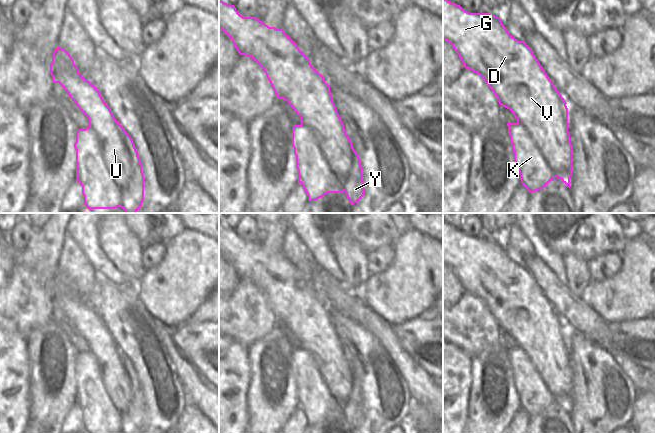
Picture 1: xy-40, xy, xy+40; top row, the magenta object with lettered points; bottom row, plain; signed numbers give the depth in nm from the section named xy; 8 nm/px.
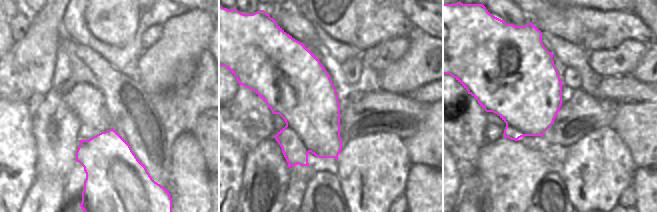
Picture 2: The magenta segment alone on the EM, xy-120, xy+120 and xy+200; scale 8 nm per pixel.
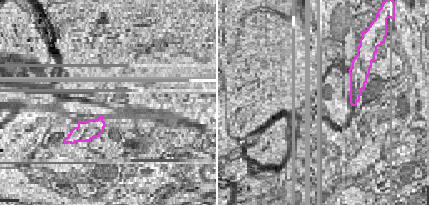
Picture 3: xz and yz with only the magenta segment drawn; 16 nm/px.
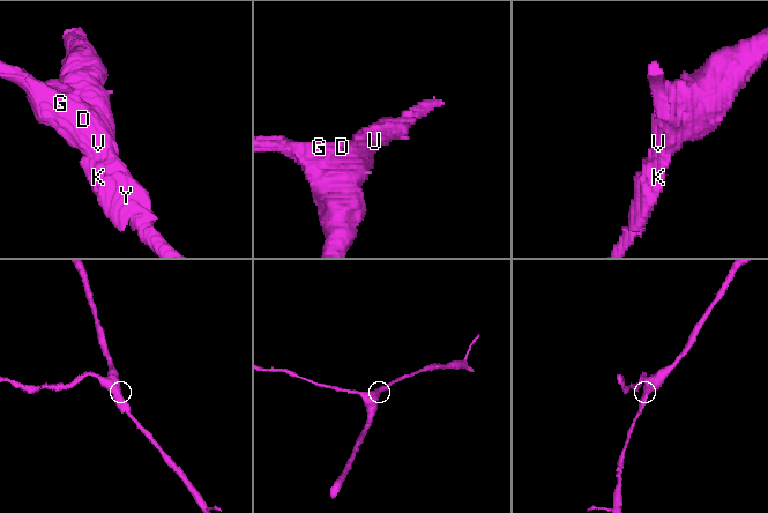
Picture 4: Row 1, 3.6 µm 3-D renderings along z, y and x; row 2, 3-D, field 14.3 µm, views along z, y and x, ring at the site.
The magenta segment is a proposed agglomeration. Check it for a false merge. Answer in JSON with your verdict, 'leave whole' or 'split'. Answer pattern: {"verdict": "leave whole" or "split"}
{"verdict": "split"}

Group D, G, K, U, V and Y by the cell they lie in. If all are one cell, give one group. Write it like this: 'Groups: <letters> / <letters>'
Groups: D G U V Y / K

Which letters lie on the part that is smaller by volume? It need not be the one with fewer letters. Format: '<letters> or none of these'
K

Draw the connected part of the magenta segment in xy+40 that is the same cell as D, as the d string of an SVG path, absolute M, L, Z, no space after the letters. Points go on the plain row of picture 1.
M443 221L443 265L447 265L456 275L464 291L477 297L490 311L499 328L509 333L518 347L530 357L550 391L570 412L572 400L572 368L568 356L568 332L530 271L515 263L502 248L499 241L489 237L469 237L460 229Z

